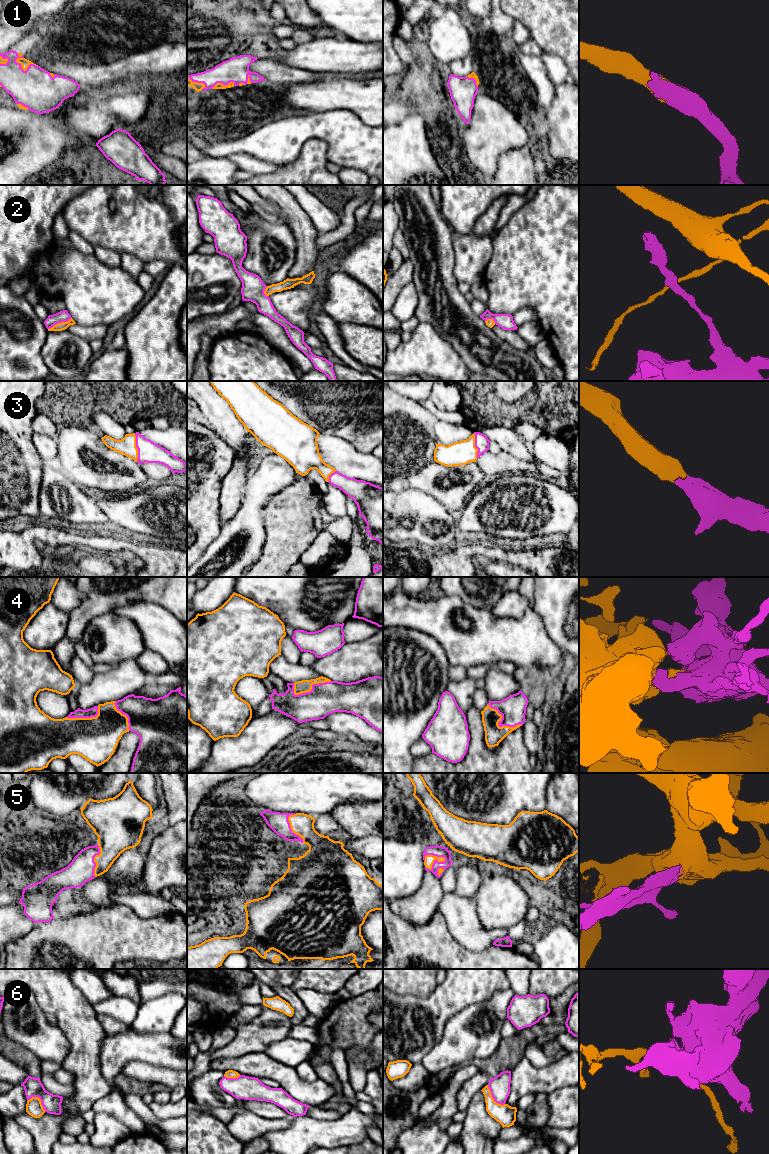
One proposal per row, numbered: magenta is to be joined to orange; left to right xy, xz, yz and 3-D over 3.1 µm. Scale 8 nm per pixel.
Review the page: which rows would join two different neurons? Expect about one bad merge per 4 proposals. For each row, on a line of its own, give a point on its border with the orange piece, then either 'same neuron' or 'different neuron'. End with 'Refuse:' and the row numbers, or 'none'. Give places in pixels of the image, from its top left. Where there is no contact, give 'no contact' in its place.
1: meets orange in xy at (22, 68); same neuron
2: meets orange in xy at (59, 323); different neuron
3: meets orange in xy at (136, 447); same neuron
4: meets orange in xz at (311, 687); same neuron
5: meets orange in yz at (433, 862); same neuron
6: meets orange in xy at (39, 1099); different neuron
Refuse: 2, 6

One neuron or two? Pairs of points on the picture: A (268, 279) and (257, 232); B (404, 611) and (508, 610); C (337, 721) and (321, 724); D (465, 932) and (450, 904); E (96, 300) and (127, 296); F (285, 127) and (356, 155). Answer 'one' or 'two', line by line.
A: one
B: two
C: two
D: one
E: one
F: one

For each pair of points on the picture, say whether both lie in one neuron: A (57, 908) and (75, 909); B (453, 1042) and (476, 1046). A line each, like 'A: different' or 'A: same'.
A: same
B: same

